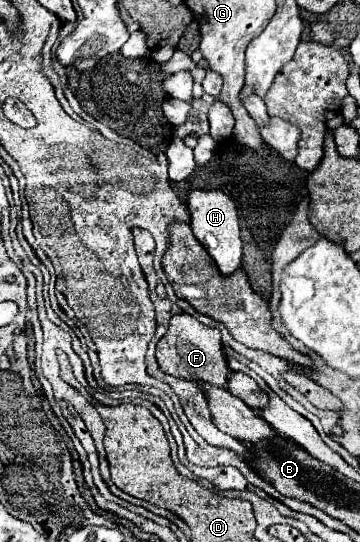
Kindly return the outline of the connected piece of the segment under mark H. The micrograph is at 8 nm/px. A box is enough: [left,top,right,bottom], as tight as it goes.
[187,189,241,275]

